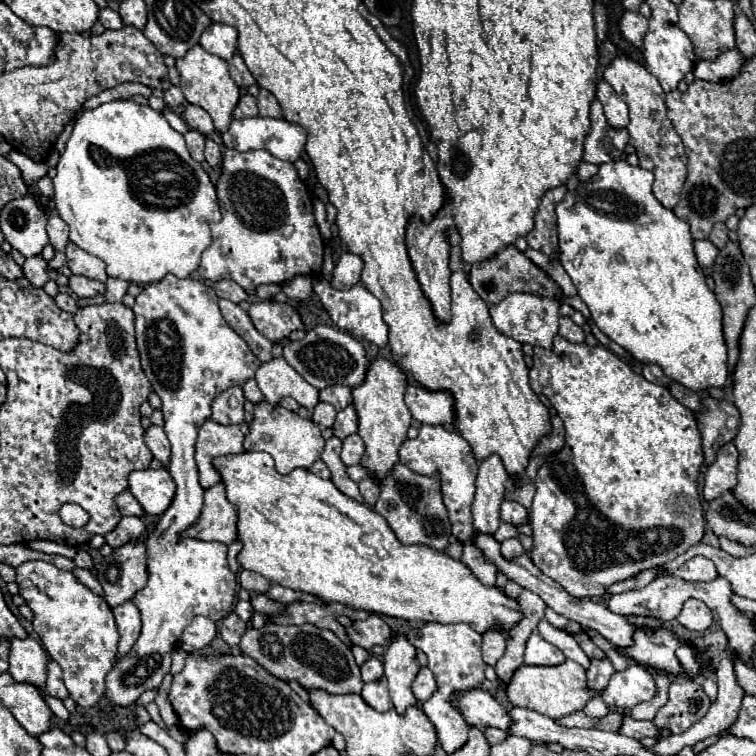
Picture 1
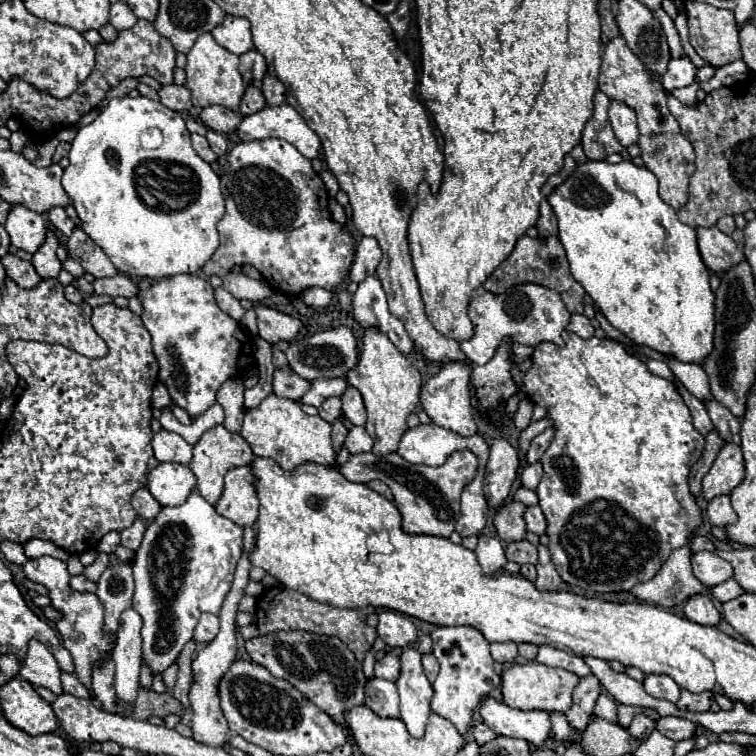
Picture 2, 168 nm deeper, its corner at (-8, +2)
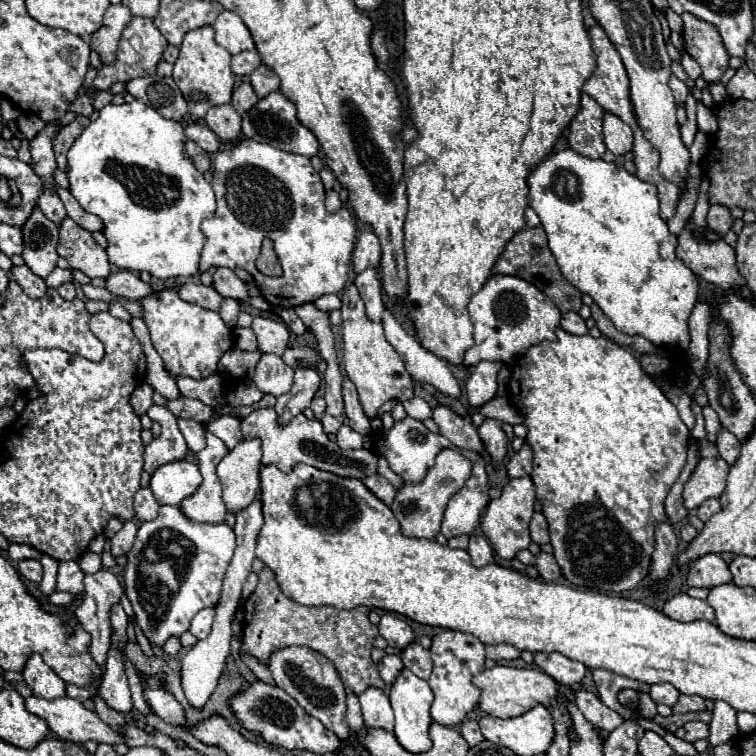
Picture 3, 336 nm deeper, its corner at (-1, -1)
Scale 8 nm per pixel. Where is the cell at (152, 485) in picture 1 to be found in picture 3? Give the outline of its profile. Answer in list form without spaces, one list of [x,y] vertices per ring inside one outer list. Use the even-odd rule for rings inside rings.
[[[172,461],[158,467],[152,475],[150,489],[160,505],[178,505],[190,497],[202,483],[198,465],[188,461]]]

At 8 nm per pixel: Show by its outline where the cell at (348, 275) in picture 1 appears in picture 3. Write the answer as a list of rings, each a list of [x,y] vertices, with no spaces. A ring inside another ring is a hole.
[[[364,231],[358,237],[356,247],[354,247],[354,255],[352,255],[354,271],[362,273],[368,267],[378,267],[380,255],[382,255],[382,249],[380,249],[380,243],[378,243],[378,237],[372,231]]]

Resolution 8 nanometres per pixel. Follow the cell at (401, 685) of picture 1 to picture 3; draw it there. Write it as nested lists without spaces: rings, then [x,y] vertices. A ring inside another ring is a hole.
[[[402,669],[398,679],[390,687],[390,703],[392,703],[394,715],[396,715],[394,735],[396,735],[398,743],[410,753],[424,753],[432,747],[432,741],[428,737],[428,729],[432,725],[432,717],[430,717],[432,701],[434,701],[434,693],[432,693],[430,685],[424,679],[416,677],[410,669]]]

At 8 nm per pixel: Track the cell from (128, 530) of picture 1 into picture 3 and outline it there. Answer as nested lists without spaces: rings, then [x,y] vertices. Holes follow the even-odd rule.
[[[126,521],[124,527],[112,537],[112,555],[114,557],[120,557],[120,555],[126,555],[134,543],[134,537],[136,537],[136,523],[134,521]]]

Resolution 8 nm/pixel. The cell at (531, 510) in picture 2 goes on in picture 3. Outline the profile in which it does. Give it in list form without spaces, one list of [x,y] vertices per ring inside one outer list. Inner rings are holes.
[[[534,513],[532,521],[530,521],[530,535],[532,541],[538,545],[544,545],[550,541],[550,533],[548,533],[548,521],[542,513]]]

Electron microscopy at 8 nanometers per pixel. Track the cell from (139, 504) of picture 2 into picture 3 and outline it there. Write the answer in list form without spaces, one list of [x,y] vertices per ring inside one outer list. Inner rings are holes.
[[[140,489],[134,495],[134,509],[136,509],[138,521],[154,521],[158,517],[160,503],[154,499],[150,489]]]

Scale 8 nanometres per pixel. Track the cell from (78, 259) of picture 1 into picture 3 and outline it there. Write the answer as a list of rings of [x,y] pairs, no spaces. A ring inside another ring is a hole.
[[[66,217],[60,225],[60,241],[58,241],[58,255],[64,257],[72,269],[80,269],[88,277],[108,277],[112,271],[112,265],[108,263],[108,253],[94,241],[92,233],[82,229],[76,221]]]

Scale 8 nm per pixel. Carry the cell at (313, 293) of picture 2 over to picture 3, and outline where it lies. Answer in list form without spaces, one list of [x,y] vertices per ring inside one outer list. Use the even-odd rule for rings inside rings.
[[[324,295],[320,297],[318,301],[314,301],[314,305],[322,311],[334,311],[334,309],[340,309],[340,297],[338,295]]]

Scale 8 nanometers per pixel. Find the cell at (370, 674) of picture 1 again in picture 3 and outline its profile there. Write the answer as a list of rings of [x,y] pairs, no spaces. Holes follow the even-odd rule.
[[[386,655],[386,657],[380,661],[378,671],[380,671],[380,675],[382,675],[384,683],[386,683],[386,685],[392,685],[392,683],[394,683],[394,679],[400,675],[402,667],[404,667],[404,665],[402,665],[400,655]]]

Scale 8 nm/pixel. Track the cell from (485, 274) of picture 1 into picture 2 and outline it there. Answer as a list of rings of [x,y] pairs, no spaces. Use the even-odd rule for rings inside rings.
[[[521,236],[519,242],[515,244],[515,250],[509,254],[509,258],[505,262],[501,262],[495,268],[495,272],[485,280],[483,288],[487,292],[501,294],[501,292],[509,290],[515,284],[527,284],[527,282],[529,284],[539,284],[539,286],[545,286],[545,288],[551,288],[551,290],[563,294],[563,302],[565,302],[565,306],[567,306],[569,312],[577,312],[577,314],[583,312],[583,296],[585,296],[585,290],[571,276],[569,262],[567,262],[567,256],[565,256],[565,250],[563,250],[563,244],[559,242],[559,238],[553,238],[551,236],[545,242],[541,242],[539,238]]]

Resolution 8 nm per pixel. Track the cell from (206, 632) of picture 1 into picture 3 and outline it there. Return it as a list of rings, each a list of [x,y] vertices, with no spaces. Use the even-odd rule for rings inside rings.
[[[206,607],[202,611],[198,611],[192,619],[192,625],[190,625],[190,633],[196,637],[196,639],[206,639],[212,631],[212,621],[214,621],[214,607]]]

